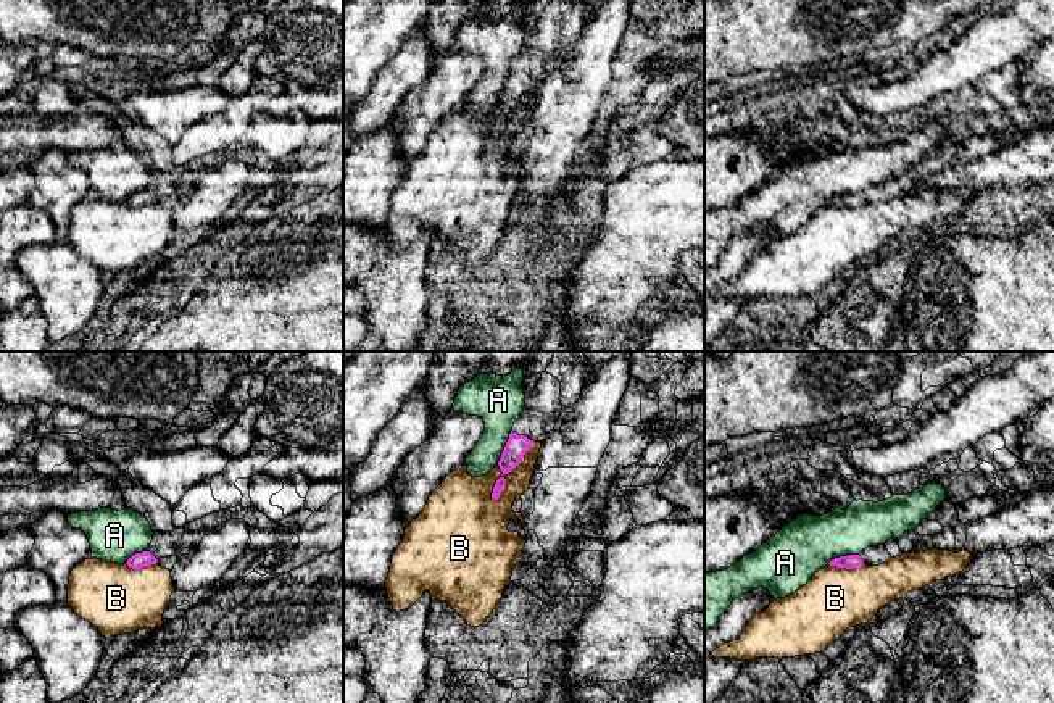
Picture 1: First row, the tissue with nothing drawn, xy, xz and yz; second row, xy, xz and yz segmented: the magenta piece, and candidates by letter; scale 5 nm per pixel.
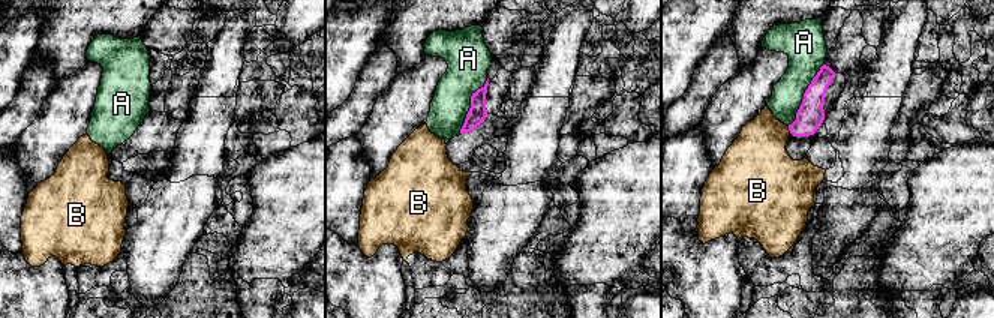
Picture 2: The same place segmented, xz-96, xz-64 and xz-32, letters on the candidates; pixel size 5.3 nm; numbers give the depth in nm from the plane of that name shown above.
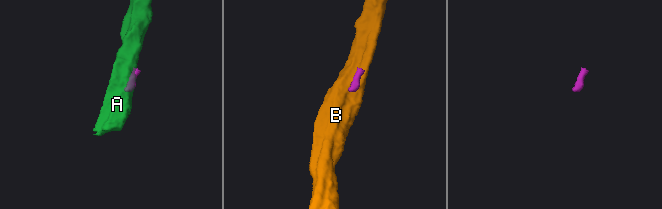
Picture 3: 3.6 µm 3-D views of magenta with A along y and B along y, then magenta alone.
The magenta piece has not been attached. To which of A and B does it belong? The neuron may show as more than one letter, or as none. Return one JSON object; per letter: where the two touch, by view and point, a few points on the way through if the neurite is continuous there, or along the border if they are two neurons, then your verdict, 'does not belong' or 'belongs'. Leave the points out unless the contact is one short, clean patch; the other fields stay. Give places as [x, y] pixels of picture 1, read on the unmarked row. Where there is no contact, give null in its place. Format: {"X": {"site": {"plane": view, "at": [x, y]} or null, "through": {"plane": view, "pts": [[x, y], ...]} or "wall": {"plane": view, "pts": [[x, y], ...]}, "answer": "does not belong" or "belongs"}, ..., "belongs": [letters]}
{"A": {"site": {"plane": "xz", "at": [505, 86]}, "wall": {"plane": "xz", "pts": [[511, 68], [497, 102]]}, "answer": "does not belong"}, "B": {"site": {"plane": "xz", "at": [508, 110]}, "wall": {"plane": "xz", "pts": [[534, 81], [522, 97], [497, 120], [492, 139]]}, "answer": "does not belong"}, "belongs": []}

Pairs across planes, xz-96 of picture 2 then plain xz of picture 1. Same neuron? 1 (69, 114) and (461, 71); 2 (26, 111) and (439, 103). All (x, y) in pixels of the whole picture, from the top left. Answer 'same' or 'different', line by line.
1: same
2: different

